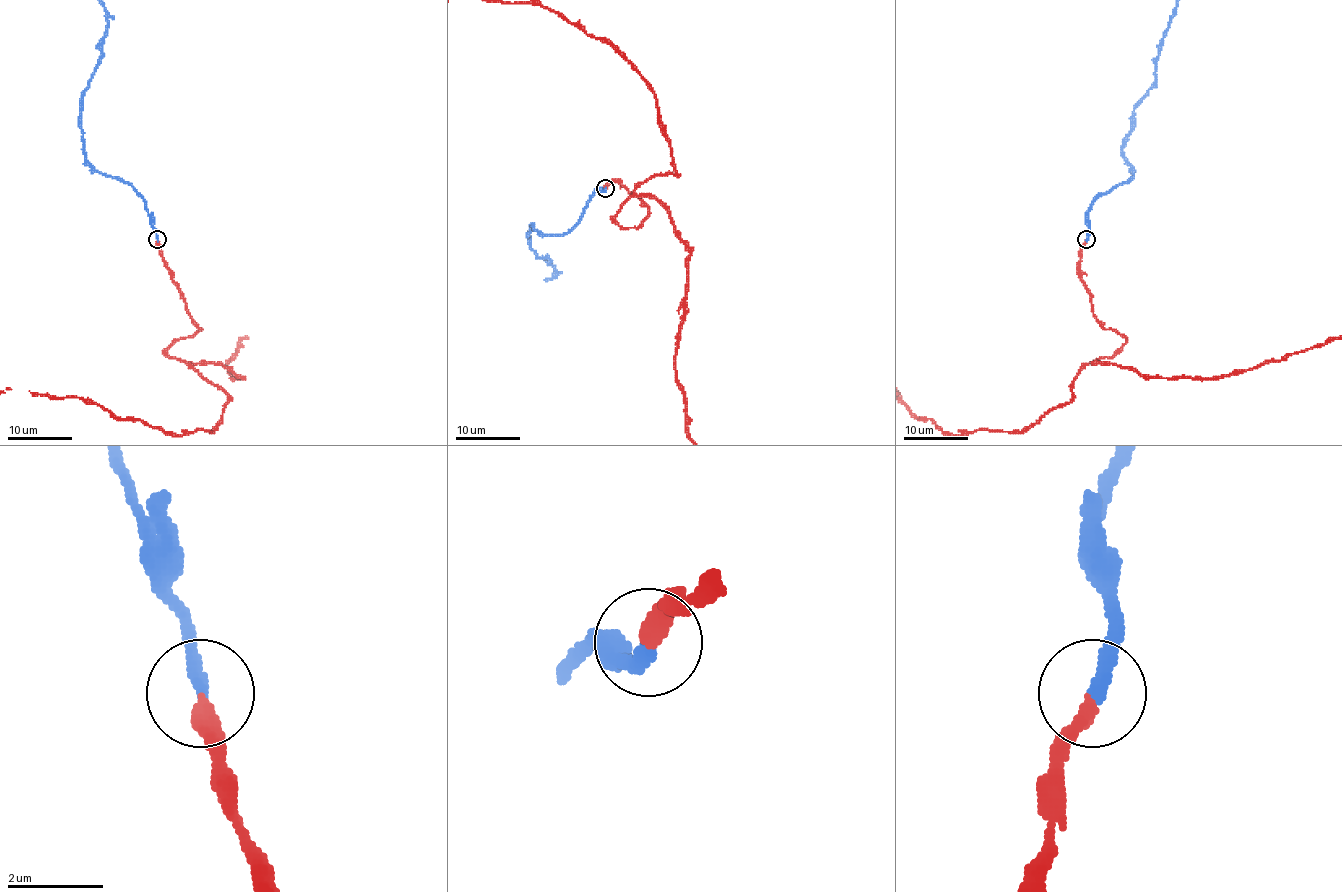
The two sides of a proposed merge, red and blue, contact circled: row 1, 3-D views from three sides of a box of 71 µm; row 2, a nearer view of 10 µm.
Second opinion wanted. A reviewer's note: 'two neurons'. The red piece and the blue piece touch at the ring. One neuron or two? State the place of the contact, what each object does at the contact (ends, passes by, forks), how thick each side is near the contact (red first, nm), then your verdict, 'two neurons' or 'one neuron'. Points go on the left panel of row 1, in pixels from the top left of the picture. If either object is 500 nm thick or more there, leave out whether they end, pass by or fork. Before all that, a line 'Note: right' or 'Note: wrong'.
Note: wrong
(157, 239) | red ends | blue ends | 320/280 nm | one neuron

